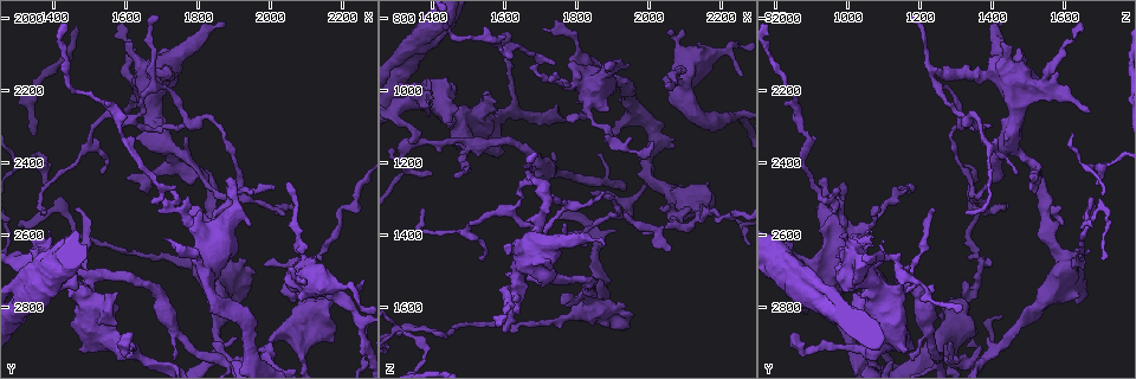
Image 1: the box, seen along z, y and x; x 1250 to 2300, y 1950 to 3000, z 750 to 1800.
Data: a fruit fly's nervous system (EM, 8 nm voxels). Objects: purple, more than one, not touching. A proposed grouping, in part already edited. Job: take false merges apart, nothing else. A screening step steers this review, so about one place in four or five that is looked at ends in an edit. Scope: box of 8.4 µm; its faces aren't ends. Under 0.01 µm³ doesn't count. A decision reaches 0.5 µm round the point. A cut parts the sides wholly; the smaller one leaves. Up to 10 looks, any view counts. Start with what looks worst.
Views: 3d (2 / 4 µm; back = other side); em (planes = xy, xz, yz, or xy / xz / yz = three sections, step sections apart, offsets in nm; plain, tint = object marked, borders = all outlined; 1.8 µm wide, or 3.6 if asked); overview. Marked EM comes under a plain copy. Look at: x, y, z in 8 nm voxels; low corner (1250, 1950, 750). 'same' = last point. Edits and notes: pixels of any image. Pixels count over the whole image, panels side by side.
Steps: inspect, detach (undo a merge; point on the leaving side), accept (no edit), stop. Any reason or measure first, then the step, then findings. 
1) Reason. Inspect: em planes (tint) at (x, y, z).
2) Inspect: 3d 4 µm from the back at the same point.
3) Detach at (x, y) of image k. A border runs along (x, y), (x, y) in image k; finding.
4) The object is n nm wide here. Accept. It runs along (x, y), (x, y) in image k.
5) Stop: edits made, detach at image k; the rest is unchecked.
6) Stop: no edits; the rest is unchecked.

Thin neck. Inspect: em planes (tint) at (1355, 2685, 1145).

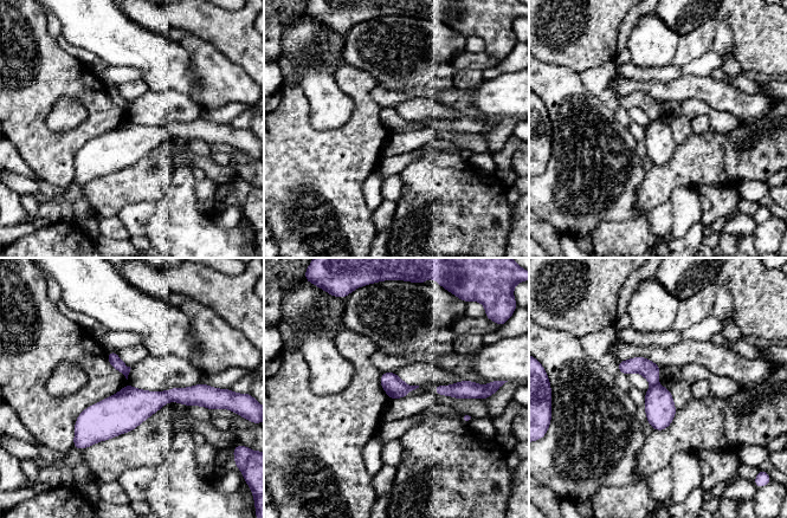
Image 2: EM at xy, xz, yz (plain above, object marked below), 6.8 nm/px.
Detach at (659, 407) of image 2. The part that leaves runs along (202, 396), (130, 406), (77, 435) in image 2; a second neuron is stuck on.

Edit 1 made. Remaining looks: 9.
Inspect: overview.

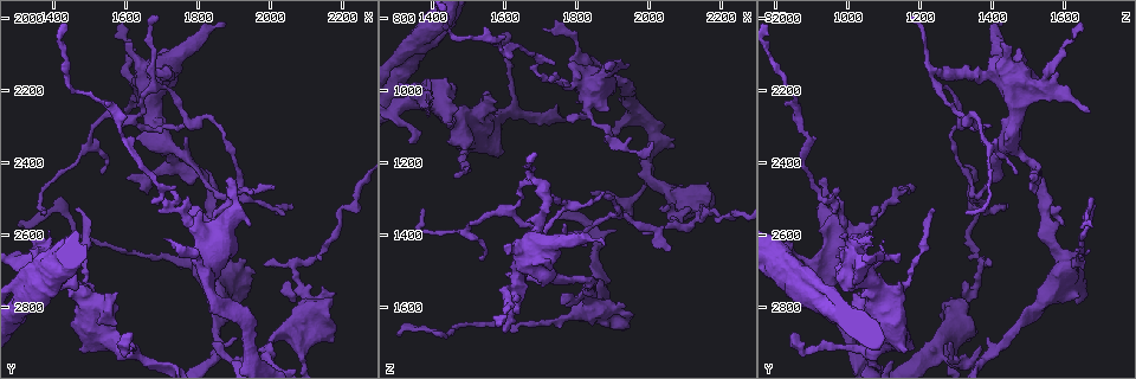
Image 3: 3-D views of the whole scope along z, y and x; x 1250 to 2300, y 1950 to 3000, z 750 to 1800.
Four-way junction. Inspect: 3d 2 µm at (1710, 2160, 1280).

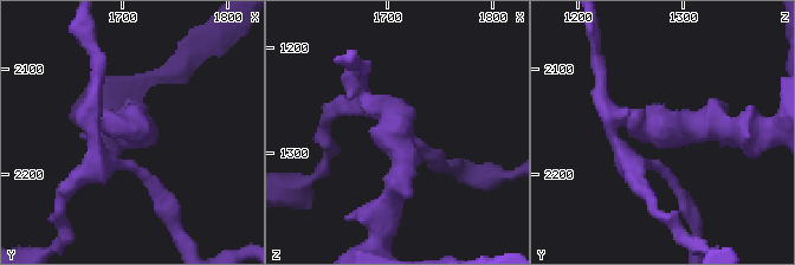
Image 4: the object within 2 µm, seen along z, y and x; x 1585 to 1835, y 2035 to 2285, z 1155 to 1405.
Shape alone is not enough. Inspect: em planes (tint) at (1712, 2158, 1282).

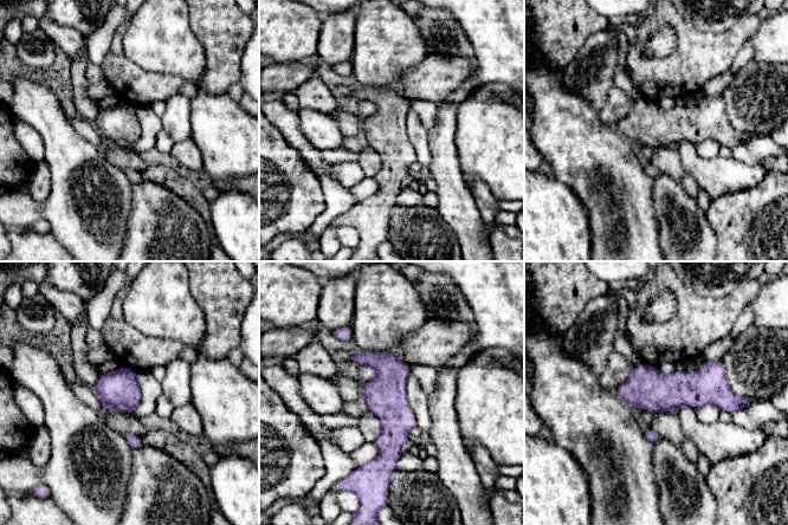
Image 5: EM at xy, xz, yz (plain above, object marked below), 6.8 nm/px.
Accept. One neuron here.

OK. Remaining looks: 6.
Narrows sharply. Inspect: 3d 4 µm at (1725, 2540, 980).

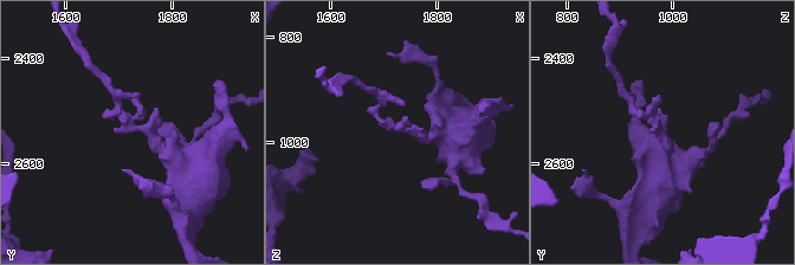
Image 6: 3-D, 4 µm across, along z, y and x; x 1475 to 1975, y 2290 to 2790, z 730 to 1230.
Need the tissue. Inspect: em 3.6 µm xz step 4 (tint) at (1725, 2540, 980).

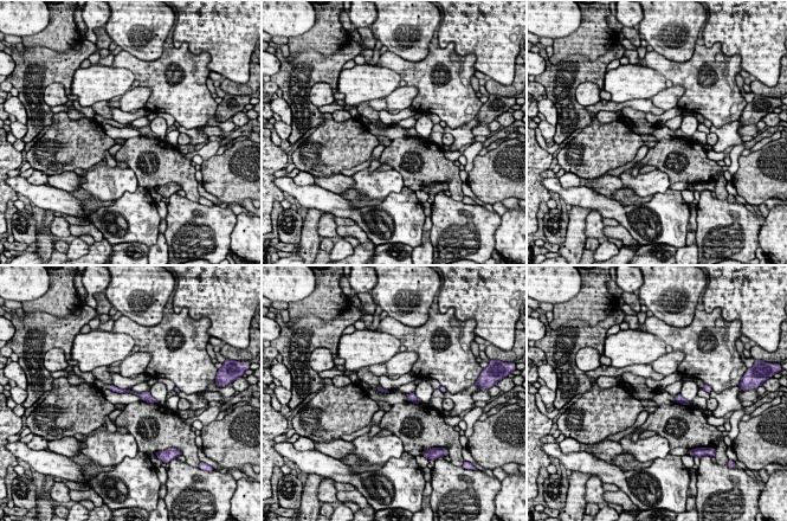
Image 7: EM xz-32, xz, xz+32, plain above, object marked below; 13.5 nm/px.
Inspect: em 3.6 µm planes (borders) at the same point.

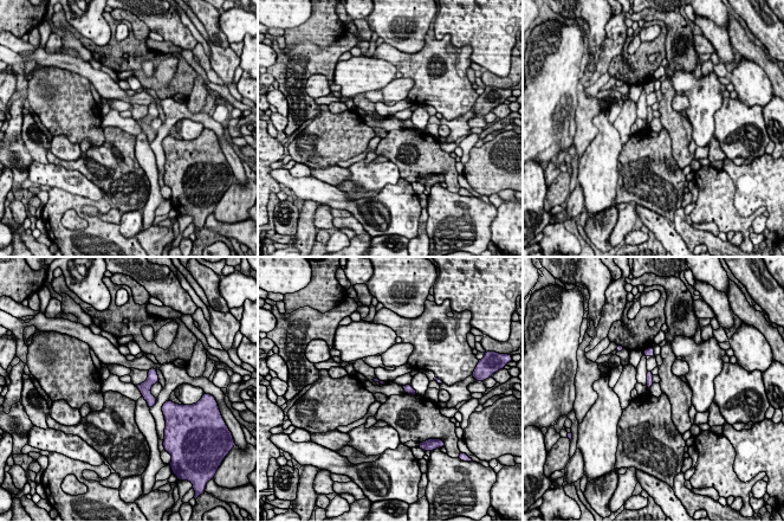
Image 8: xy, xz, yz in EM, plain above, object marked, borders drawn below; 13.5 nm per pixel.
Accept. It runs along (153, 371), (147, 385), (150, 403) in image 8; one neuron here.

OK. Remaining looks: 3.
Sudden change in width. Inspect: em yz step 16 (tint) at (2085, 2750, 1360).

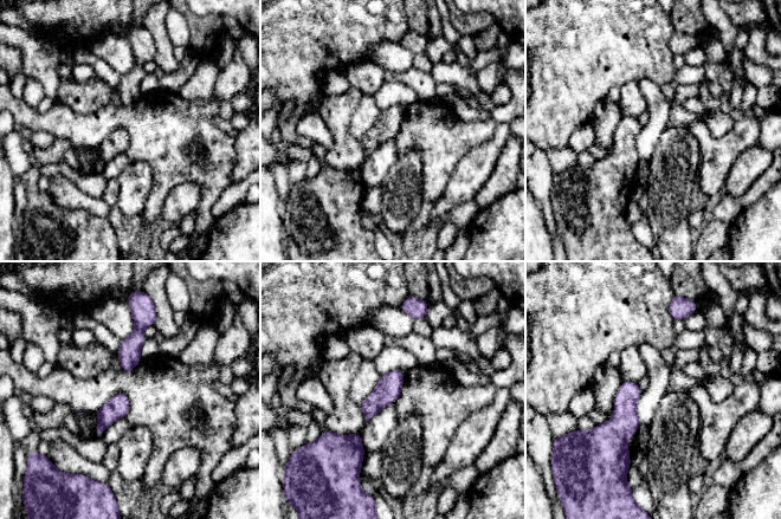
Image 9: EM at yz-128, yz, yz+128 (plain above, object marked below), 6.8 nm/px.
Another direction. Inspect: em planes (tint) at the same point.

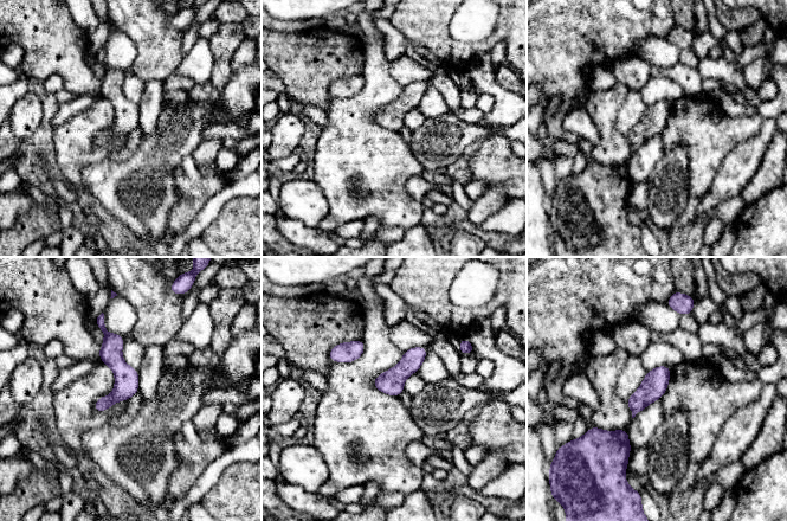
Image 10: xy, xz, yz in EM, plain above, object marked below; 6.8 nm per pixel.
Accept. It runs along (107, 335), (121, 388), (98, 409) in image 10; one neuron here.

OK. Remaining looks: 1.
Stop: edits made, detach at image 2; the rest is unchecked.

